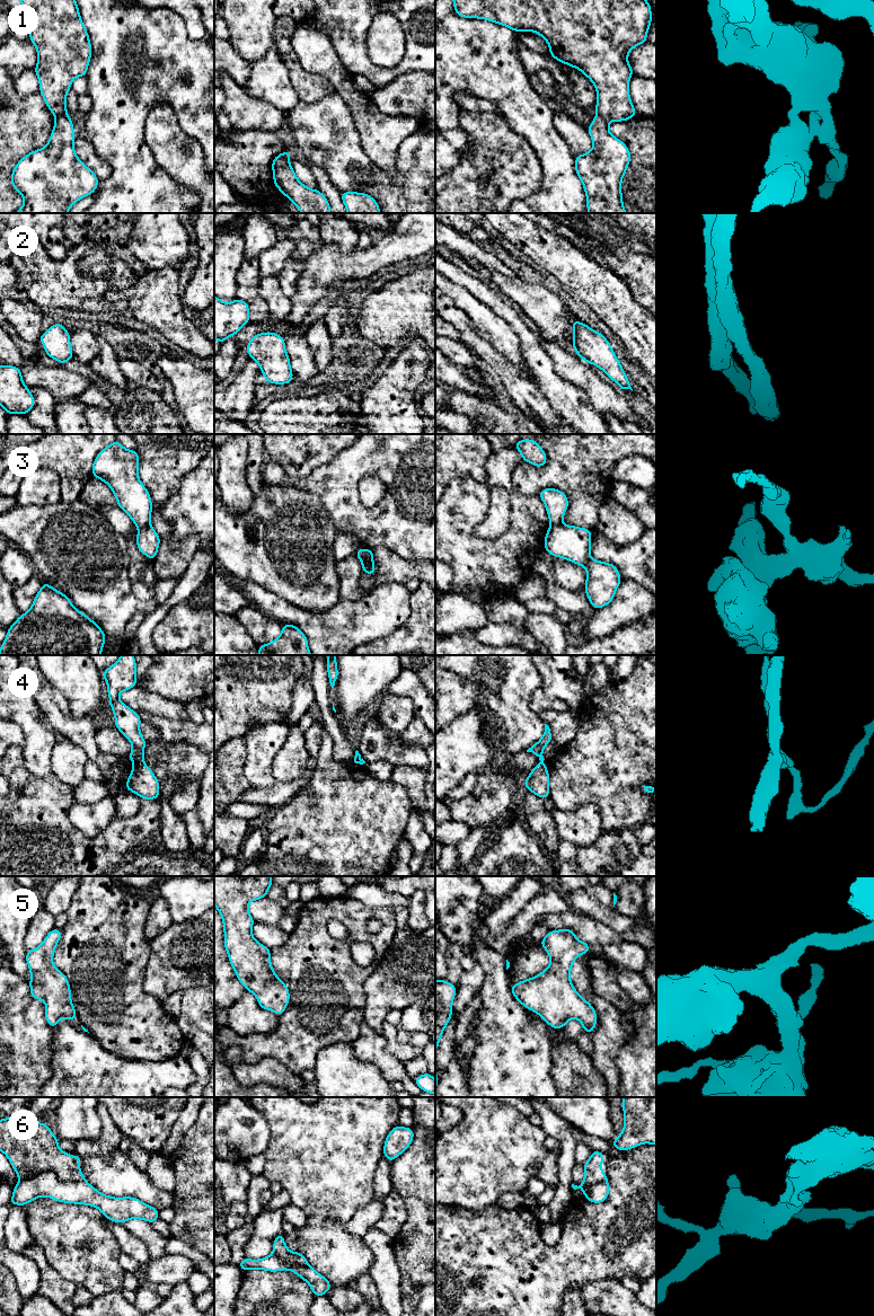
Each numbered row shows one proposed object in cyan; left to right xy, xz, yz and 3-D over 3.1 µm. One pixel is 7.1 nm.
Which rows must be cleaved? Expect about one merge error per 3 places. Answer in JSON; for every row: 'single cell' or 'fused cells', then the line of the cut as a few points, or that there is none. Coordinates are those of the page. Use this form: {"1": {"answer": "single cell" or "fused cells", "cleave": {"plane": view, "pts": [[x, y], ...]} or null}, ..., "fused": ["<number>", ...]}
{"1": {"answer": "fused cells", "cleave": {"plane": "xy", "pts": [[67, 114], [56, 117]]}}, "2": {"answer": "single cell", "cleave": null}, "3": {"answer": "fused cells", "cleave": {"plane": "xz", "pts": [[367, 549], [365, 556], [361, 561]]}}, "4": {"answer": "fused cells", "cleave": {"plane": "xy", "pts": [[142, 761], [134, 765]]}}, "5": {"answer": "single cell", "cleave": null}, "6": {"answer": "fused cells", "cleave": {"plane": "xy", "pts": [[84, 1178], [60, 1180], [53, 1173], [43, 1171], [19, 1181]]}}, "fused": ["1", "3", "4", "6"]}

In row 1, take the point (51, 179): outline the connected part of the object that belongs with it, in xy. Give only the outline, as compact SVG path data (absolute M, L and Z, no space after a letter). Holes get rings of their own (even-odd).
M59 116L55 118L48 143L42 149L27 153L18 161L11 171L11 186L24 196L24 205L15 213L68 213L74 203L96 191L99 179L94 171L77 157L73 144L74 139L76 134L70 116Z

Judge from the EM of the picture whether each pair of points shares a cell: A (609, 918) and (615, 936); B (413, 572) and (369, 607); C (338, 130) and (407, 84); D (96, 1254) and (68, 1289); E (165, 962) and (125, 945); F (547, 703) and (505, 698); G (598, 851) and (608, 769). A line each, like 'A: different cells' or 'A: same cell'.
A: different cells
B: different cells
C: different cells
D: different cells
E: different cells
F: different cells
G: different cells

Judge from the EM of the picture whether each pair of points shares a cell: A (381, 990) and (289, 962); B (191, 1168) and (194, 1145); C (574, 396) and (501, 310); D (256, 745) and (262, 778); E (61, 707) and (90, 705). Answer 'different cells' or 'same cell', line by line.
A: different cells
B: same cell
C: same cell
D: same cell
E: different cells

